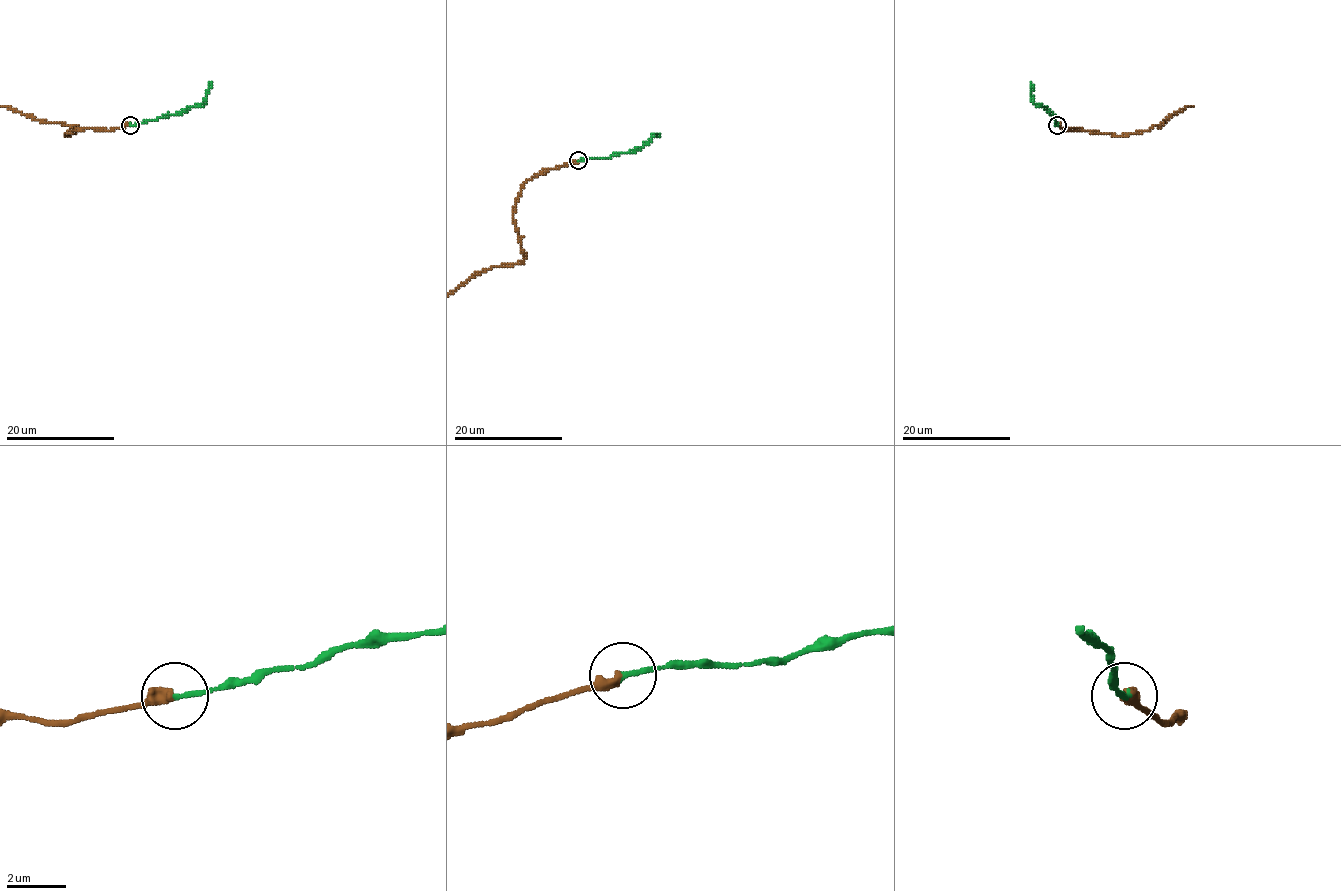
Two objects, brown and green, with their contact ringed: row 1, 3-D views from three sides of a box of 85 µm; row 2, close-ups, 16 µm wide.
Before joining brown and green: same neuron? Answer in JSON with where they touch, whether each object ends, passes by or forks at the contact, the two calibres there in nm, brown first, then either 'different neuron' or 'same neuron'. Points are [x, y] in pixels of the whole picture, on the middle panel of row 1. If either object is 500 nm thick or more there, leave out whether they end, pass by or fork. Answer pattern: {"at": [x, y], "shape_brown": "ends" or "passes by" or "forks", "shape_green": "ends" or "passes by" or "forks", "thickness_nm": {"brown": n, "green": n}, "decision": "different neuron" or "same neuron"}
{"at": [578, 160], "shape_brown": "ends", "shape_green": "ends", "thickness_nm": {"brown": 400, "green": 190}, "decision": "same neuron"}

